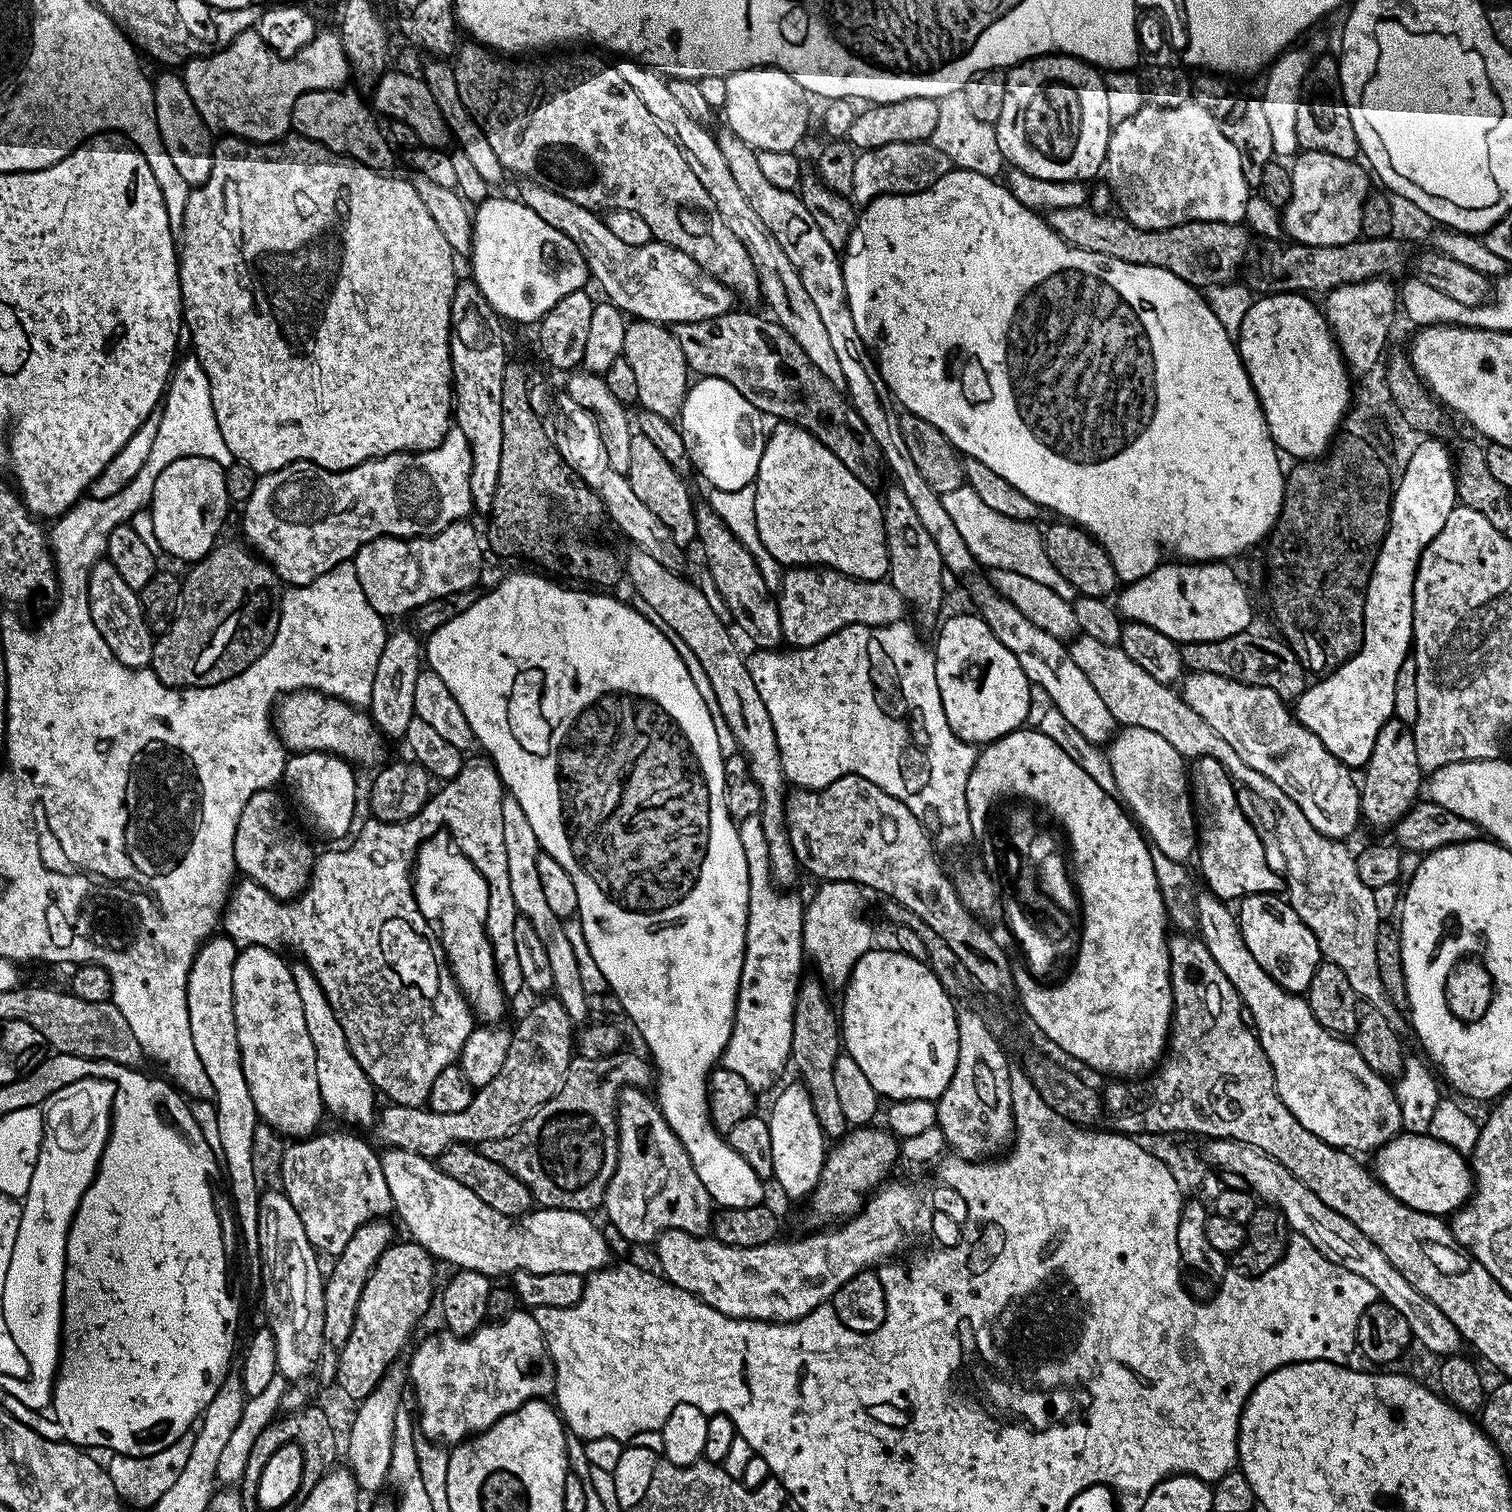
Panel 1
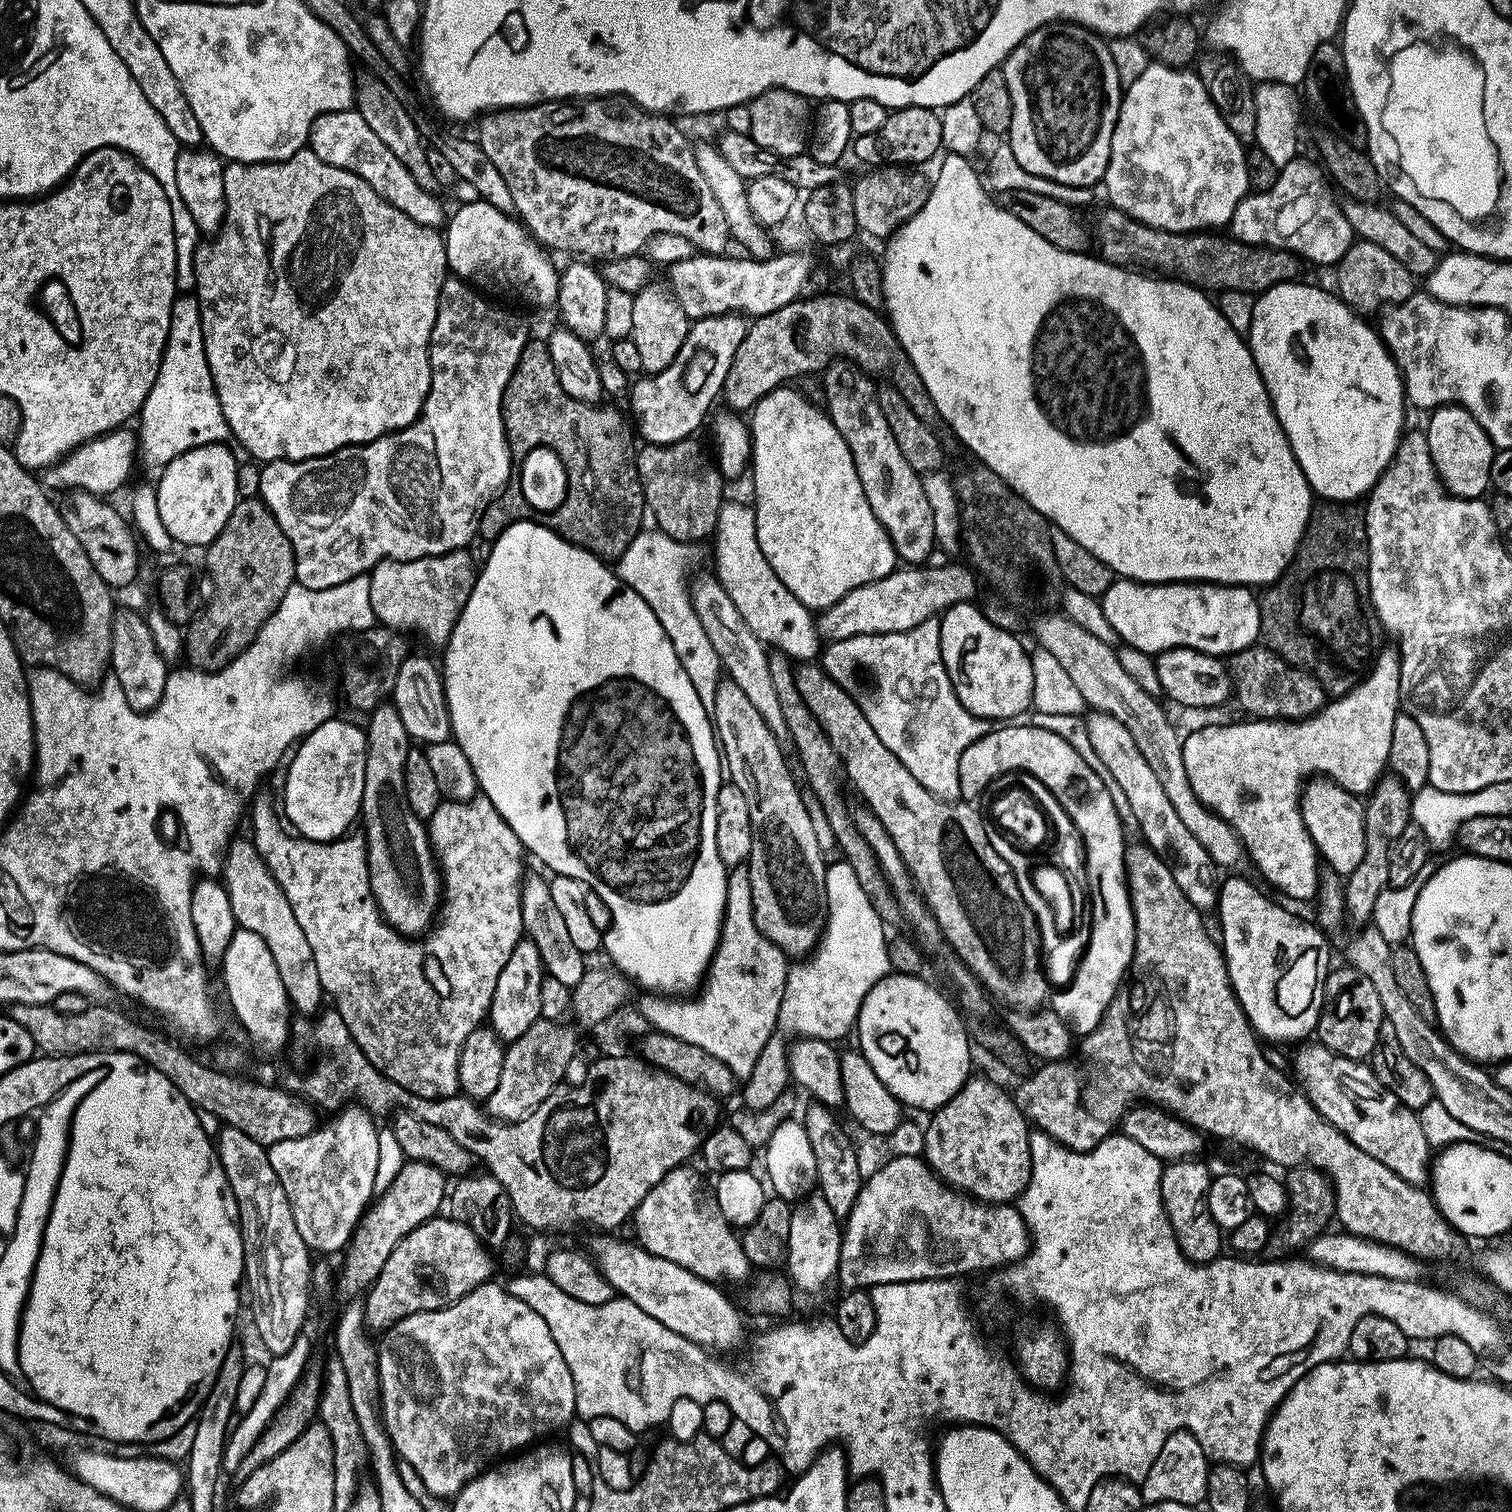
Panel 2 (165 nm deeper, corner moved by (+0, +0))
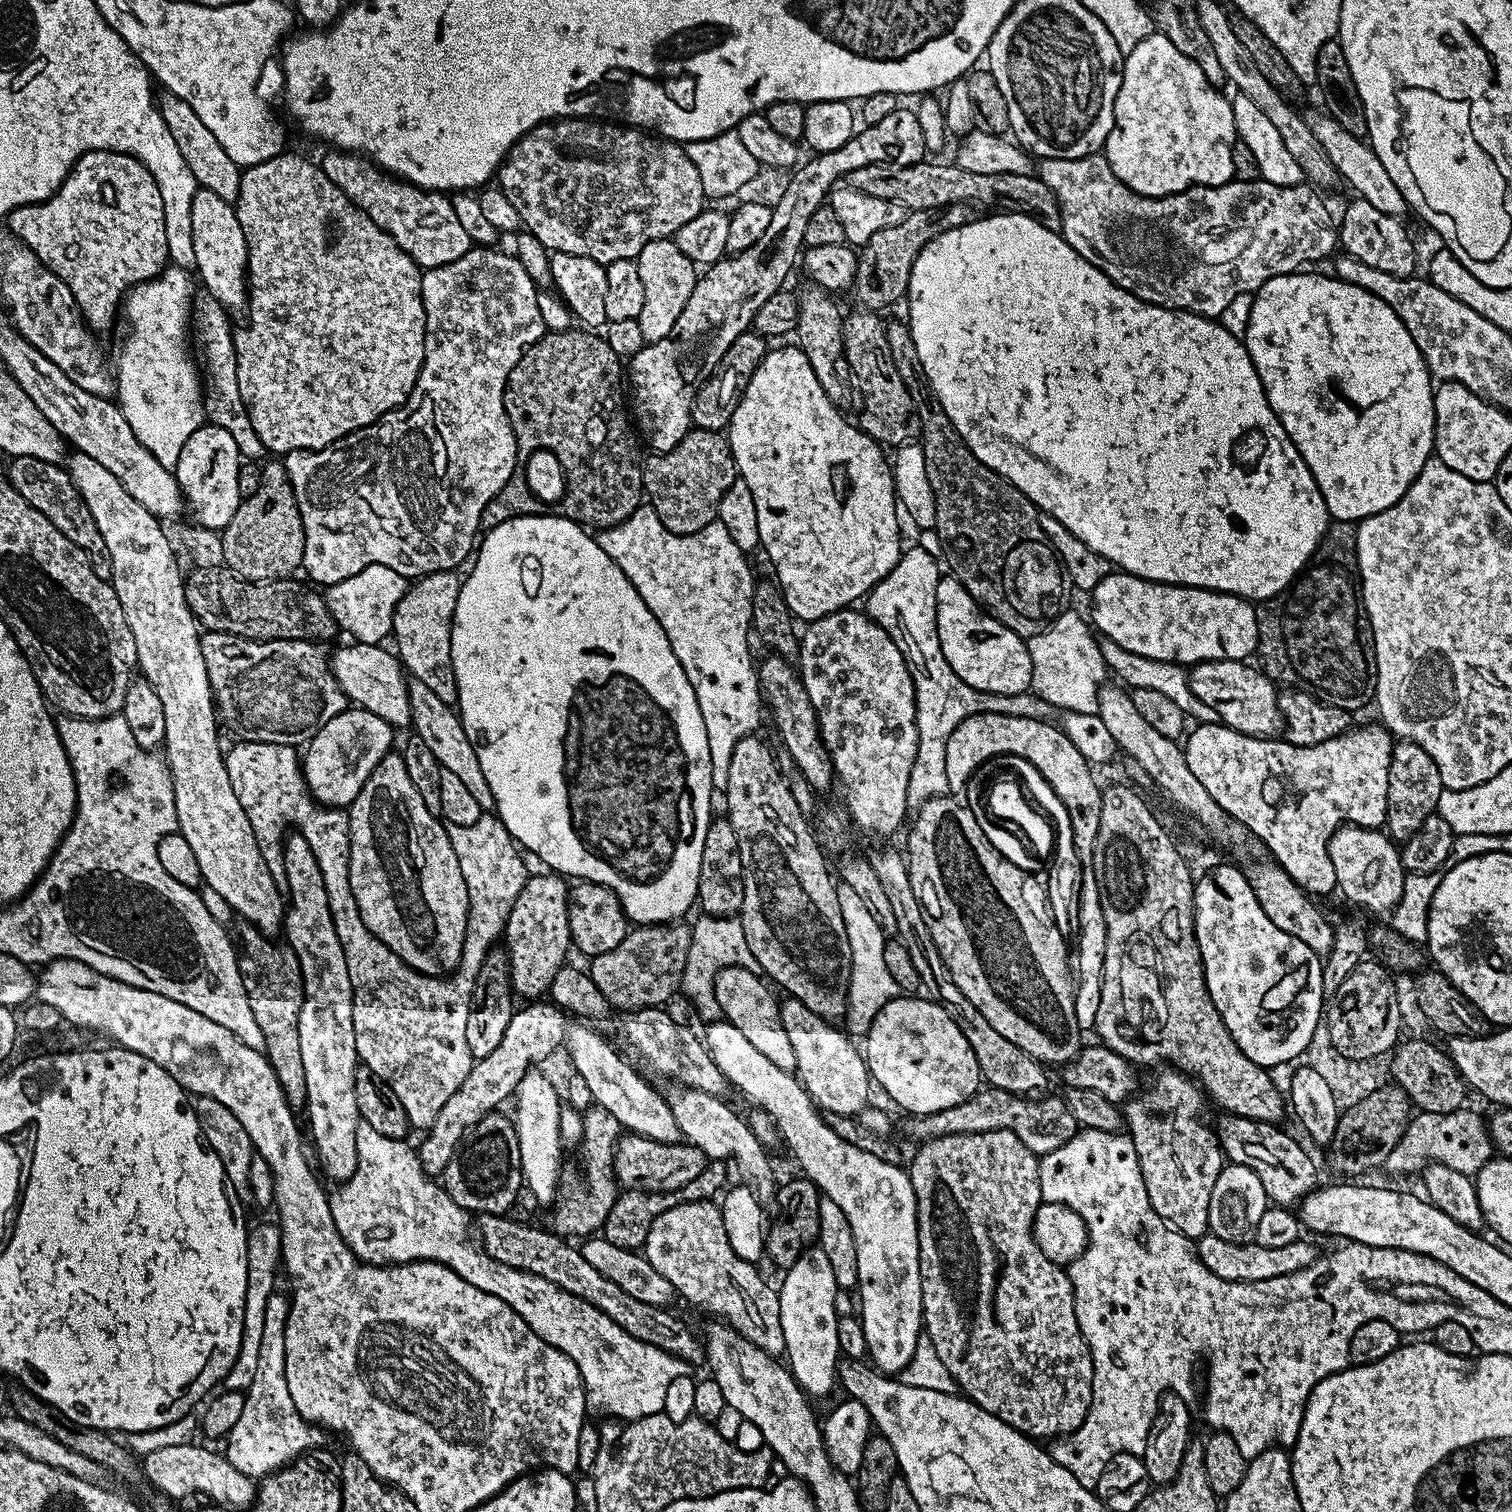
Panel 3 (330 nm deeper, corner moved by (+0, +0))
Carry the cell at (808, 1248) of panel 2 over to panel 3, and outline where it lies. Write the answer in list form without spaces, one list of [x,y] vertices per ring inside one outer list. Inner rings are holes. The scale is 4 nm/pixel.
[[[818,1244],[806,1248],[794,1262],[794,1266],[785,1271],[782,1284],[778,1286],[779,1322],[782,1326],[784,1352],[788,1356],[788,1368],[800,1384],[805,1395],[828,1395],[836,1386],[840,1361],[838,1346],[838,1320],[840,1310],[836,1304],[840,1289],[830,1258]]]

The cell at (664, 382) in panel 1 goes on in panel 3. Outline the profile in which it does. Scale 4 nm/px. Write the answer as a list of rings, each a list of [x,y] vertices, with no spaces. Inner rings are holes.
[[[672,238],[652,240],[646,246],[642,246],[640,255],[635,259],[638,279],[644,287],[644,301],[639,322],[642,326],[642,338],[650,344],[666,338],[666,334],[674,330],[674,322],[678,322],[678,314],[682,314],[686,302],[690,302],[690,294],[698,279],[698,268],[696,272],[691,258],[675,244],[676,242]]]

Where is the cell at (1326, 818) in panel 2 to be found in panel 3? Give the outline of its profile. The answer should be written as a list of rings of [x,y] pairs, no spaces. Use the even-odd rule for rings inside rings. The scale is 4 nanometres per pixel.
[[[1341,826],[1330,838],[1328,853],[1330,862],[1334,862],[1339,895],[1344,895],[1350,903],[1357,904],[1360,908],[1391,913],[1402,894],[1406,873],[1400,861],[1399,847],[1383,831]]]

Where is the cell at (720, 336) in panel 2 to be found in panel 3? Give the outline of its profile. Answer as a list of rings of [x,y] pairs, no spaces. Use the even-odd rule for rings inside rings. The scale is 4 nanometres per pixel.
[[[897,106],[882,122],[867,125],[863,130],[857,131],[846,146],[813,155],[813,160],[806,161],[804,168],[797,167],[796,176],[789,178],[780,201],[772,208],[766,234],[744,252],[729,255],[717,264],[708,264],[696,281],[690,302],[686,302],[682,314],[678,314],[674,330],[658,342],[645,343],[644,348],[630,358],[630,380],[636,387],[634,424],[643,443],[648,443],[653,453],[674,450],[693,427],[692,409],[705,387],[704,379],[721,367],[726,350],[730,350],[733,342],[753,327],[755,315],[766,300],[788,284],[788,275],[796,264],[796,251],[805,247],[806,226],[812,215],[821,211],[820,203],[829,199],[837,183],[835,180],[847,172],[859,173],[862,166],[918,164],[925,159],[922,128],[911,107]]]

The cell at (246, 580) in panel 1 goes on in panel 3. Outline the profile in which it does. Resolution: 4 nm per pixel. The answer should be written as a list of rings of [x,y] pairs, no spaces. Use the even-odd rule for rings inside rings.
[[[270,460],[260,469],[258,490],[241,499],[234,518],[222,530],[223,563],[244,580],[286,580],[304,562],[302,514],[283,463]]]

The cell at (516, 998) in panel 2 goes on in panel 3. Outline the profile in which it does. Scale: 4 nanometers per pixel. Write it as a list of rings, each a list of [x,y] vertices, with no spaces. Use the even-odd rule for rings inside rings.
[[[529,875],[510,910],[502,935],[504,940],[508,939],[506,951],[512,975],[512,991],[517,997],[543,997],[554,982],[555,975],[569,959],[568,948],[570,952],[573,947],[568,917],[569,885],[559,875],[544,875],[548,876]]]

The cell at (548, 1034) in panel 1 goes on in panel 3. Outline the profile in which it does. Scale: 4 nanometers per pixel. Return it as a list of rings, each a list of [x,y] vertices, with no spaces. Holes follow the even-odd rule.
[[[687,923],[636,926],[614,950],[591,957],[590,975],[613,1009],[659,1008],[667,1005],[667,1000],[681,987],[691,945],[692,933]]]

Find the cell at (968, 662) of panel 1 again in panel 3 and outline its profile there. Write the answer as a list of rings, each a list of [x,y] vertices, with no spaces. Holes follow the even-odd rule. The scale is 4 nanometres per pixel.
[[[945,575],[938,582],[936,625],[942,654],[950,662],[950,670],[979,692],[1013,696],[1032,687],[1032,663],[1025,637],[1014,634],[1002,622],[988,615],[955,576]]]

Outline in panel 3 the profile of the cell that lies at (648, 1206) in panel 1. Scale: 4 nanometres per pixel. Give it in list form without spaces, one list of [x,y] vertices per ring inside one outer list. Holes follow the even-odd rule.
[[[711,1199],[695,1200],[658,1214],[650,1226],[642,1254],[650,1266],[666,1278],[666,1282],[676,1287],[681,1297],[709,1308],[716,1315],[713,1317],[731,1324],[763,1352],[784,1352],[777,1289],[771,1288],[760,1277],[753,1261],[743,1260],[734,1254],[734,1246],[730,1246],[730,1238],[726,1238],[719,1203]]]

